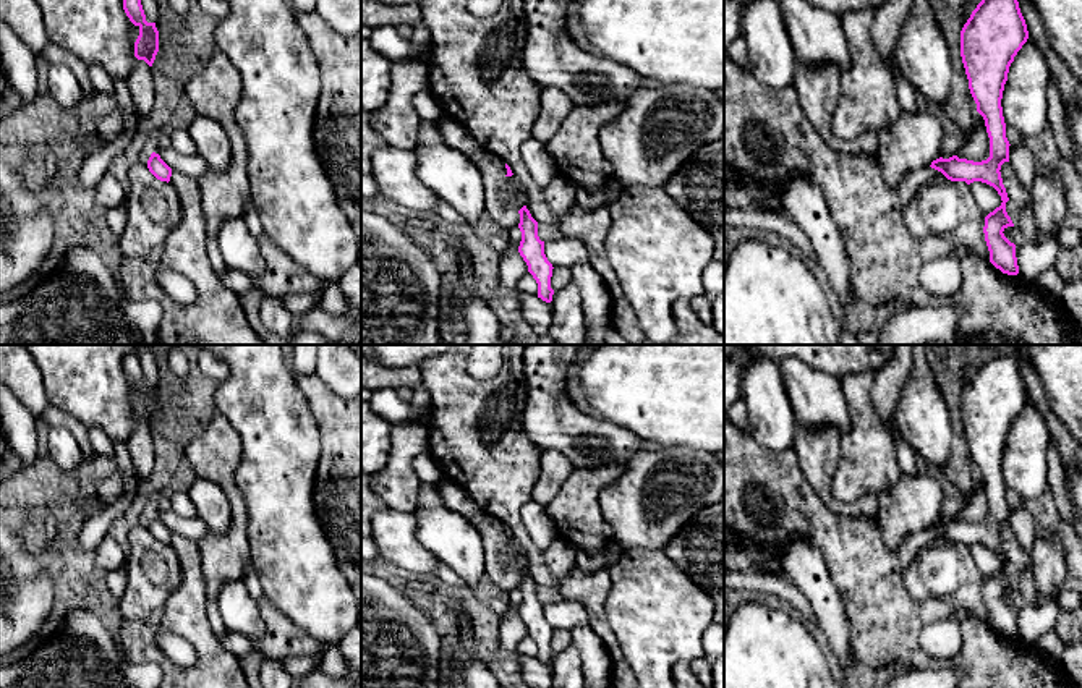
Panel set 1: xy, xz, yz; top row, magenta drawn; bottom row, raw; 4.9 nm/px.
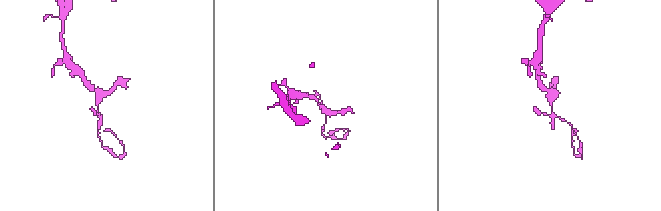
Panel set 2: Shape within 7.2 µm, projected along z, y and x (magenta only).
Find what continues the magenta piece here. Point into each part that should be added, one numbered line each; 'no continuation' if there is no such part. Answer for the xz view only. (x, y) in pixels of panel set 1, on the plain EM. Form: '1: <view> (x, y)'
no continuation

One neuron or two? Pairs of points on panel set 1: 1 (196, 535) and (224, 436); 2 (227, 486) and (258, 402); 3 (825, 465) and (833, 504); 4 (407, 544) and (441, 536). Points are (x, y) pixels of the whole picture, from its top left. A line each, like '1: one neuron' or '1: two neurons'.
1: two neurons
2: two neurons
3: one neuron
4: two neurons

